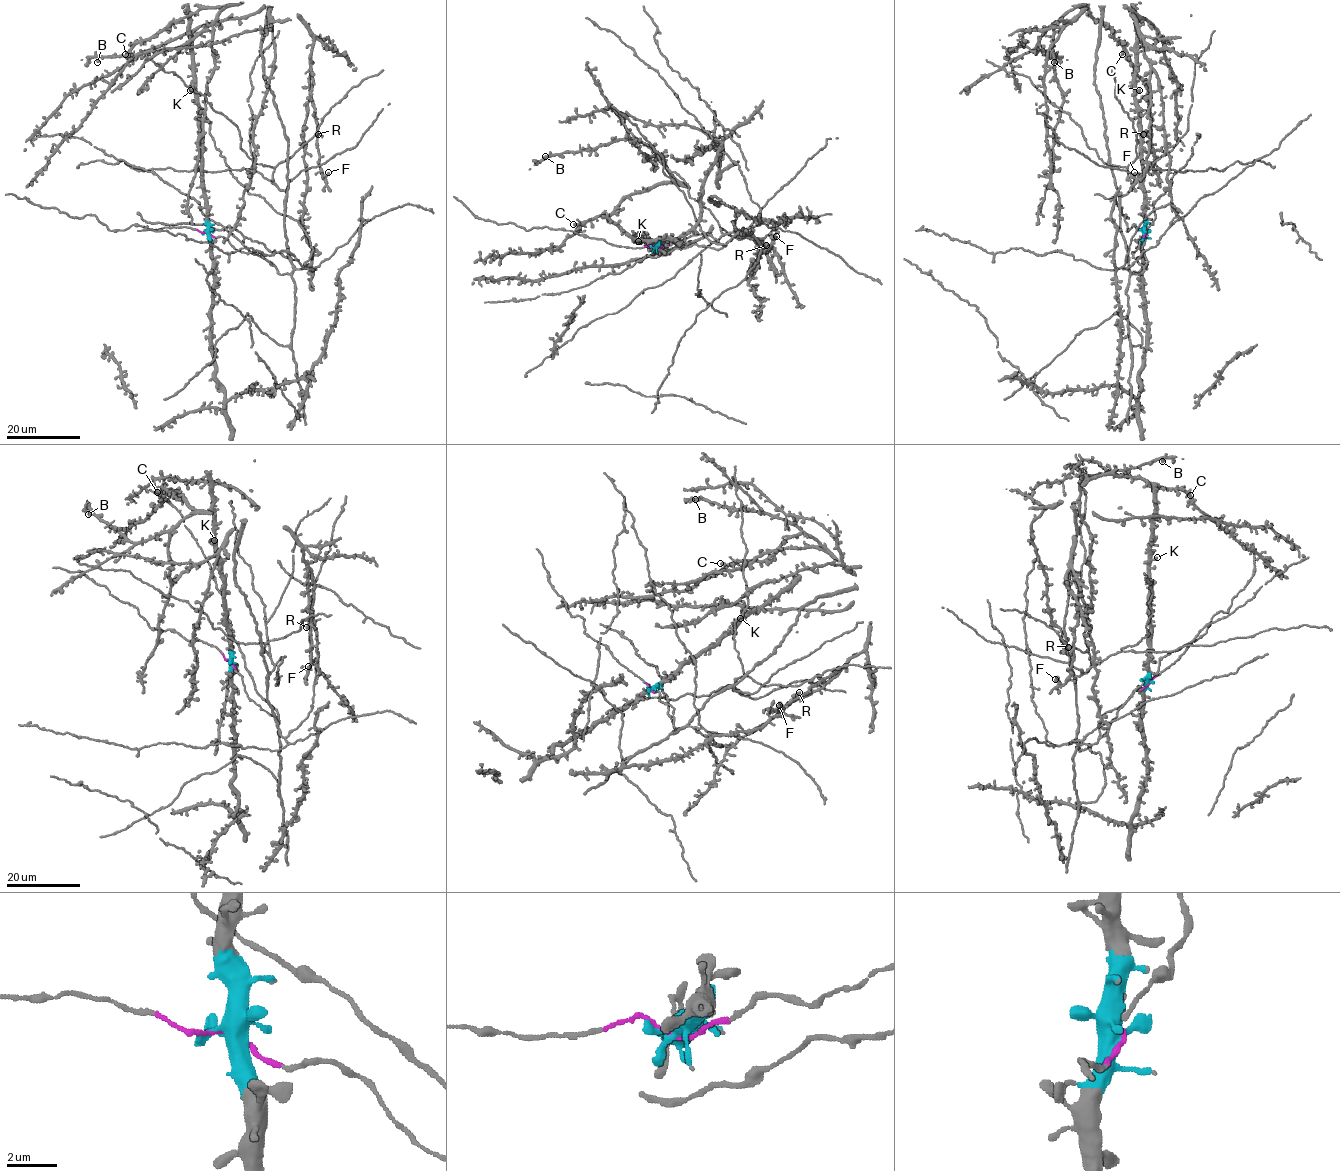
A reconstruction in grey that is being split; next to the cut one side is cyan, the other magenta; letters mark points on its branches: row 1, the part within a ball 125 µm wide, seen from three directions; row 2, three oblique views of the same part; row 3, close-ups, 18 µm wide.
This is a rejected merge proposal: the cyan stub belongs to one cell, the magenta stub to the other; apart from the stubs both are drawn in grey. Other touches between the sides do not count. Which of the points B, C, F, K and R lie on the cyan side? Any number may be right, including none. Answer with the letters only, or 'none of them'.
K

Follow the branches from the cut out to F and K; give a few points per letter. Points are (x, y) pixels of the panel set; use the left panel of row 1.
F: (206, 232), (259, 253), (279, 274), (304, 267), (312, 248), (297, 220), (309, 90), (320, 170), (328, 172)
K: (206, 231), (199, 103), (197, 94), (189, 89)

